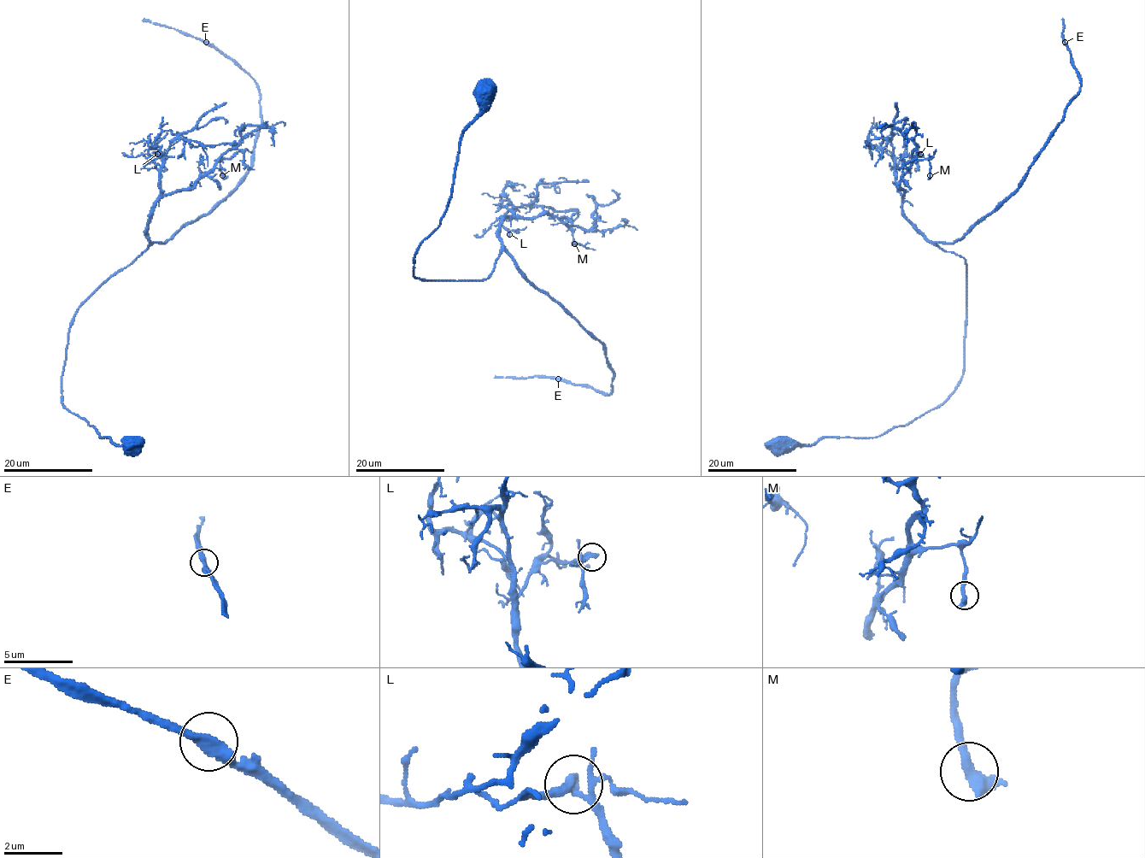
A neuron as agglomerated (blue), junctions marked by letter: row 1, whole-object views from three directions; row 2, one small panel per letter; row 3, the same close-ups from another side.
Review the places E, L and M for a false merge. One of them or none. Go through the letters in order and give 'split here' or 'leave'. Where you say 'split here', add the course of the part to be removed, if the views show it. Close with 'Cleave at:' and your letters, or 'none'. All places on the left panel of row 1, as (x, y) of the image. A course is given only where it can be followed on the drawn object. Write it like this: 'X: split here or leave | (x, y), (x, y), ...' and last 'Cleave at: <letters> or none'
E: leave
L: leave
M: leave
Cleave at: none

